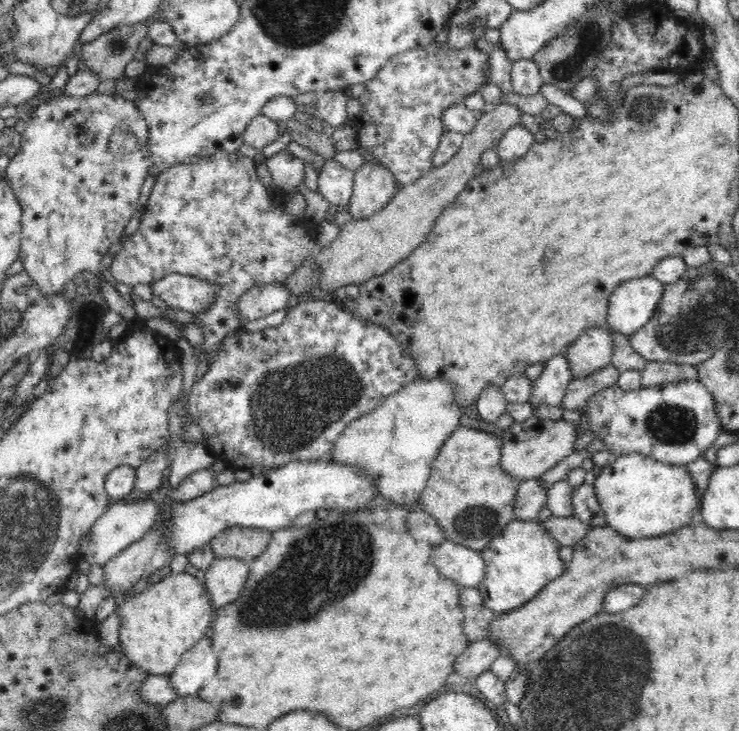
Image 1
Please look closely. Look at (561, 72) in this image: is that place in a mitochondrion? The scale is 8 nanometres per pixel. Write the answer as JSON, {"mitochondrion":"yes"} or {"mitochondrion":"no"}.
{"mitochondrion":"yes"}

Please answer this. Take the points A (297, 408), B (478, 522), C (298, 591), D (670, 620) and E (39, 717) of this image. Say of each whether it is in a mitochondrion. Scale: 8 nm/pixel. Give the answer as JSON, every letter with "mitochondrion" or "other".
{"A":"mitochondrion","B":"mitochondrion","C":"mitochondrion","D":"other","E":"mitochondrion"}

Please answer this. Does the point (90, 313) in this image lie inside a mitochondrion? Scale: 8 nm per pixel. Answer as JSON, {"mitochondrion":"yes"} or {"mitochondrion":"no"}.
{"mitochondrion":"no"}

